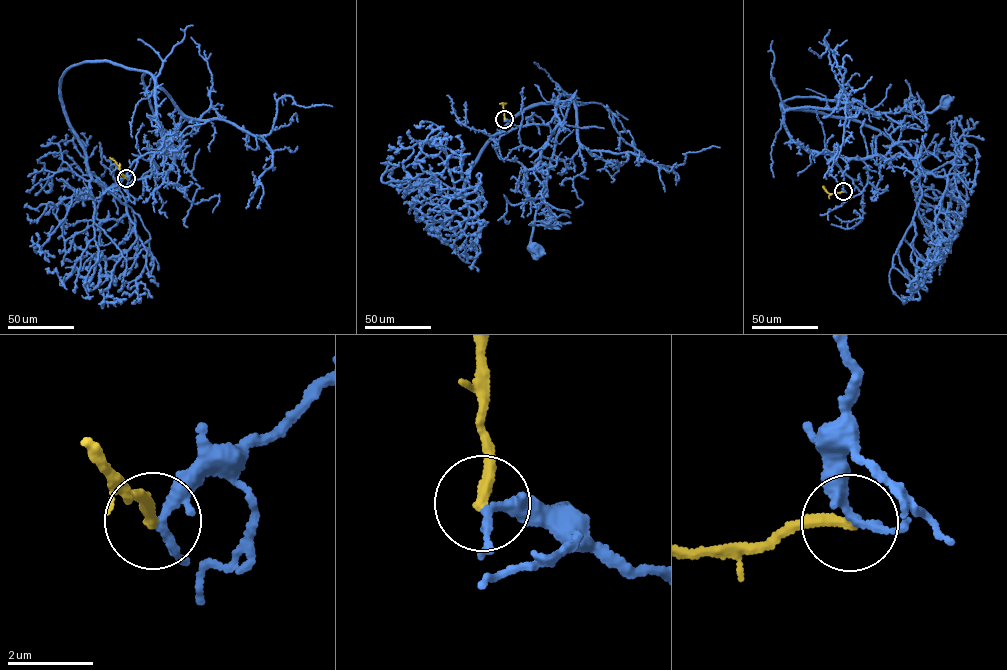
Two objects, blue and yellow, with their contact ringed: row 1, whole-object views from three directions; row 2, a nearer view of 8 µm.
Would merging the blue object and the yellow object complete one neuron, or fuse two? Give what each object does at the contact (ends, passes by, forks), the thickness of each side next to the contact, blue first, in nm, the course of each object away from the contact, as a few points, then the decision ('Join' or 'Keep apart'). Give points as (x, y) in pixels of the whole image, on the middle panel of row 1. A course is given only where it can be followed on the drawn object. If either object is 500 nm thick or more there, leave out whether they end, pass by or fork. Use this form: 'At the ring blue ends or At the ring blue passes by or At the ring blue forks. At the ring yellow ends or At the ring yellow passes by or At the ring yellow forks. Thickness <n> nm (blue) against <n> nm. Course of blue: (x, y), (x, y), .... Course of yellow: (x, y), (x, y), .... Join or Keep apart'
At the ring blue forks. At the ring yellow ends. Thickness 180 nm (blue) against 280 nm. Course of blue: (504, 119), (517, 126), (547, 124), (560, 95), (573, 101), (557, 136), (536, 211), (534, 249). Course of yellow: (504, 119), (504, 104), (499, 103). Keep apart

